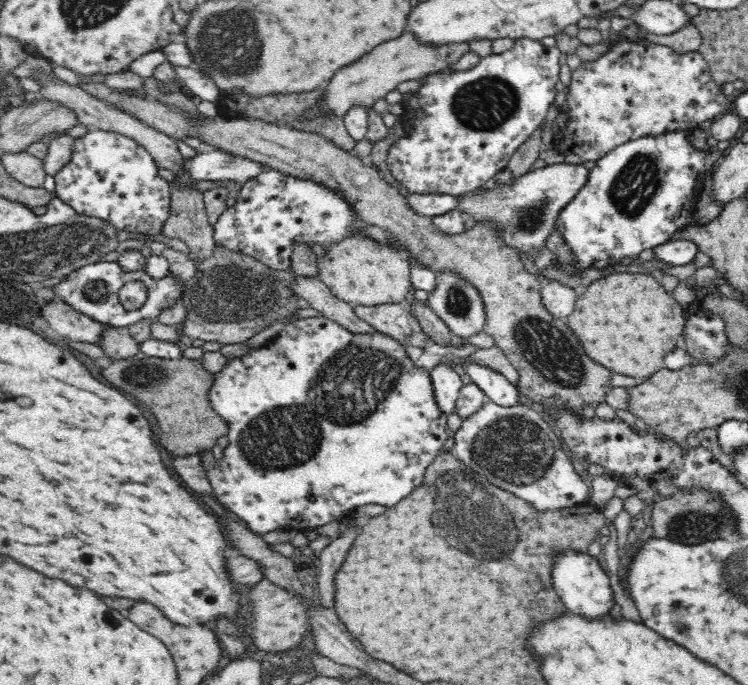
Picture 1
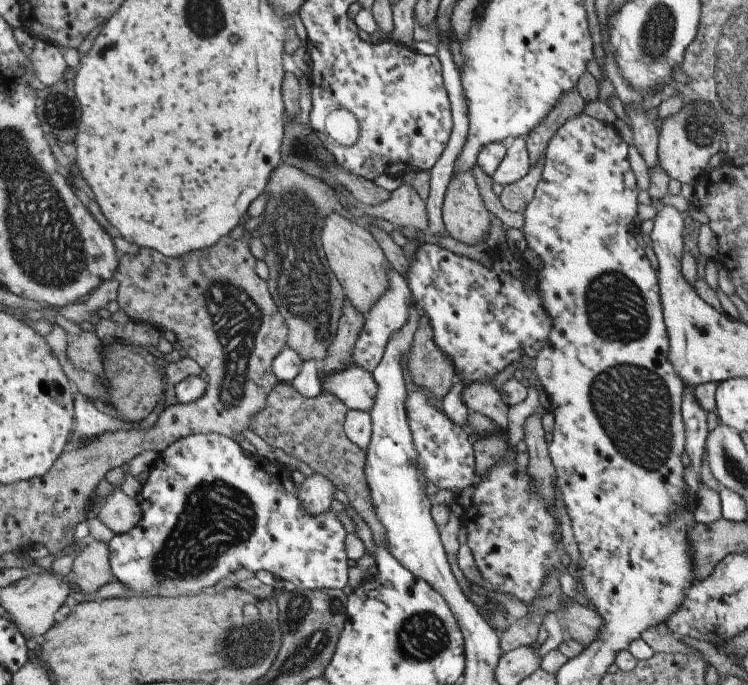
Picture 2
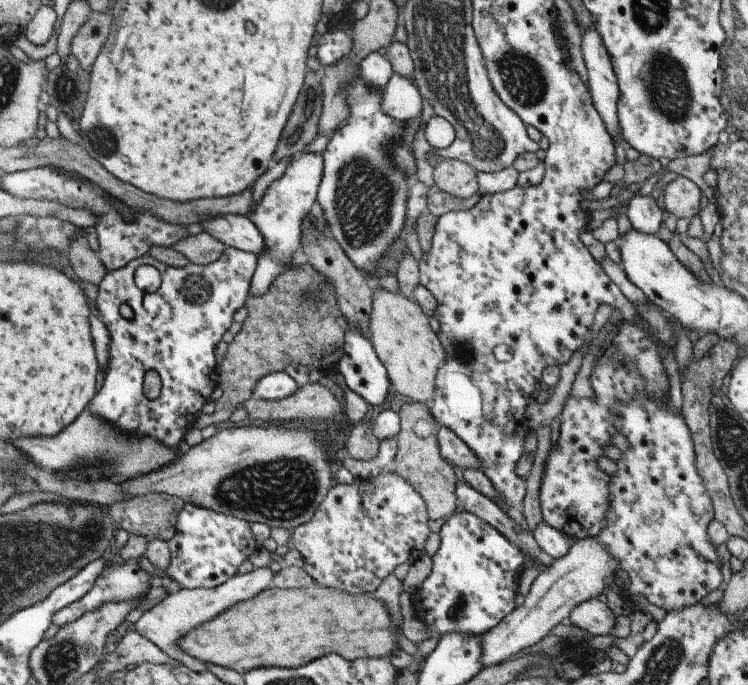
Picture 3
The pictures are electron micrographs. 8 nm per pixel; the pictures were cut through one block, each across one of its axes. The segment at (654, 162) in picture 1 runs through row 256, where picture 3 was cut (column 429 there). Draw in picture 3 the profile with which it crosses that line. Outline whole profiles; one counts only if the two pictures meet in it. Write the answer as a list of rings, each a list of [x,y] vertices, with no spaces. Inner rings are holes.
[[[466,510],[448,518],[439,534],[441,545],[432,558],[432,570],[412,595],[416,616],[432,635],[435,631],[429,626],[443,636],[452,631],[482,635],[517,607],[514,596],[525,556],[491,524]]]

